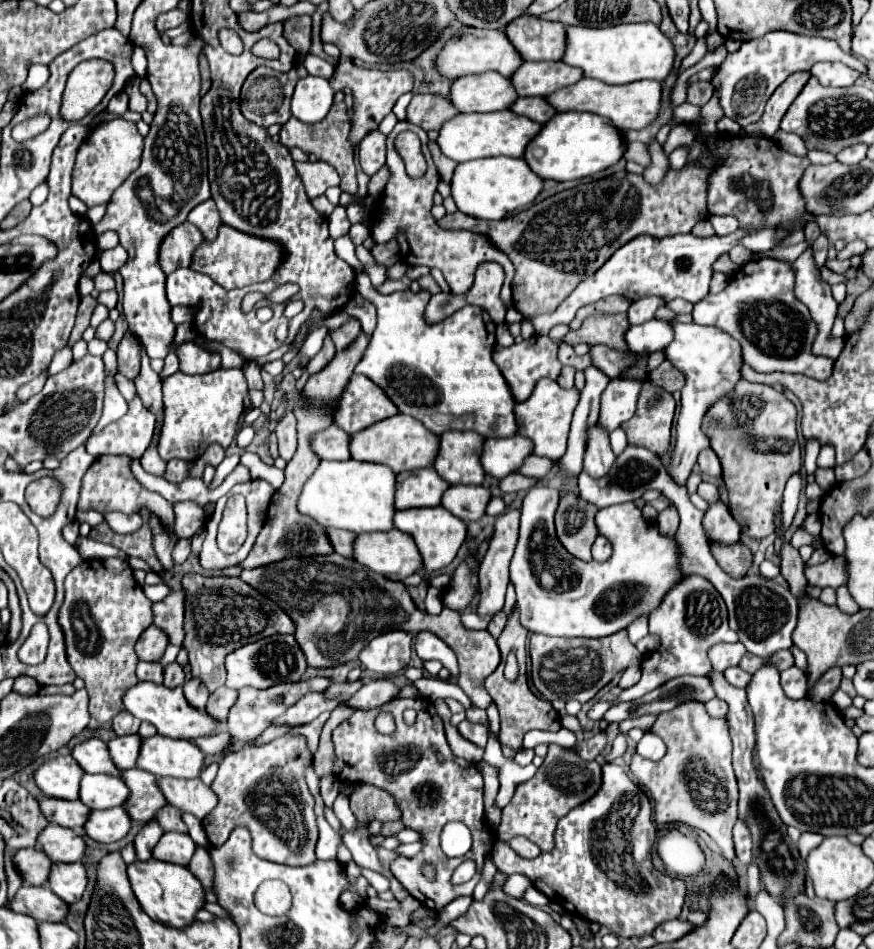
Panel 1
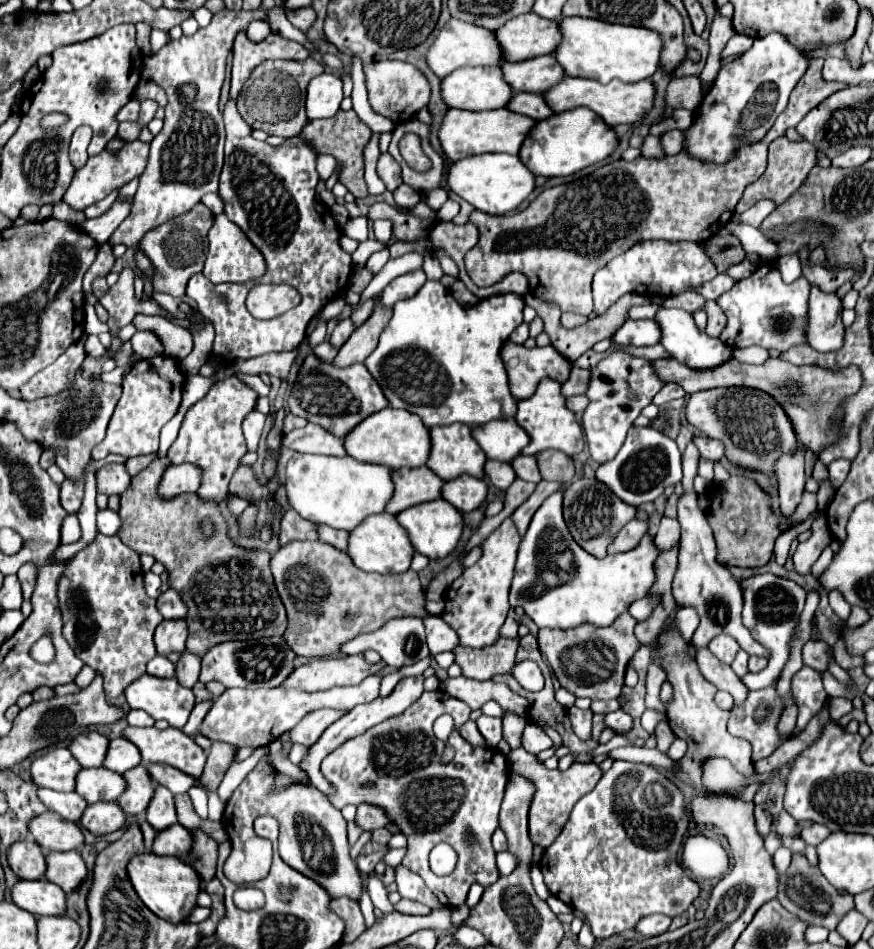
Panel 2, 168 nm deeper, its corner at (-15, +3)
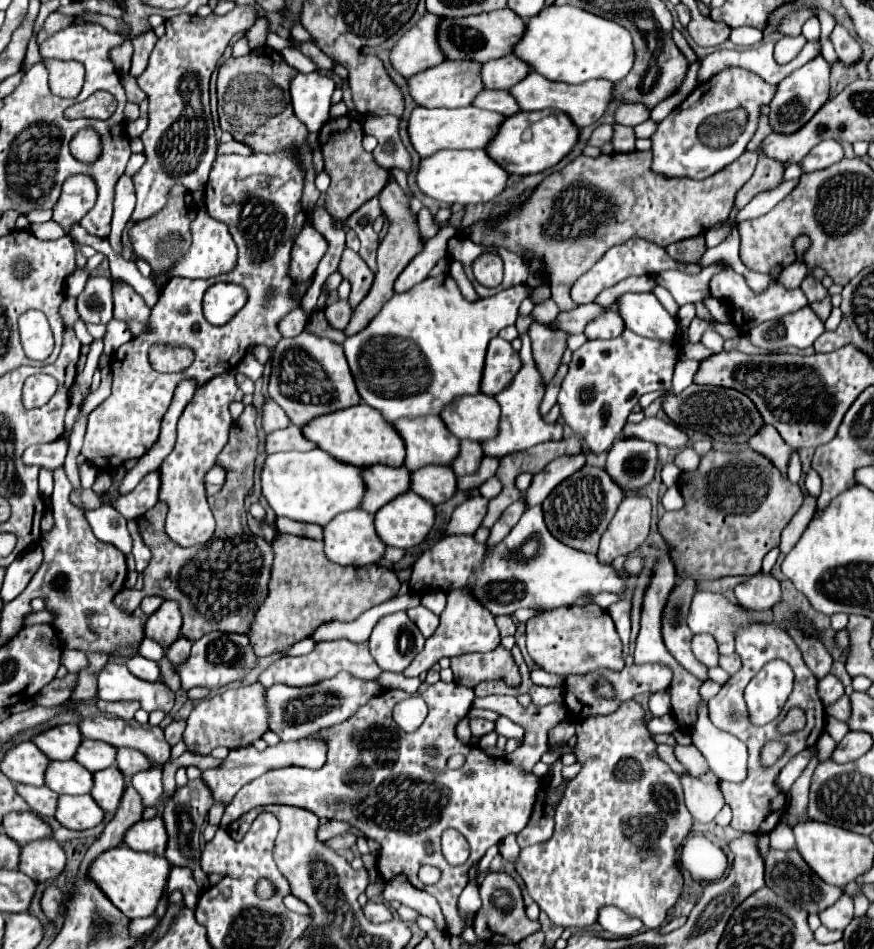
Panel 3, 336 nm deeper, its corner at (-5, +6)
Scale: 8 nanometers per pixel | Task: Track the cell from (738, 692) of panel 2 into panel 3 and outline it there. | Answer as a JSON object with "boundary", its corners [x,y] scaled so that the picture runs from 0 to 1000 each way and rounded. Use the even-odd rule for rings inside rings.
{"boundary":[[[783,609],[776,611],[771,624],[767,626],[767,632],[760,641],[760,651],[757,651],[757,670],[760,670],[760,679],[767,685],[767,689],[796,714],[801,714],[803,719],[810,717],[810,704],[794,695],[789,677],[792,677],[792,666],[785,660],[785,645],[794,626],[794,611],[792,609]]]}

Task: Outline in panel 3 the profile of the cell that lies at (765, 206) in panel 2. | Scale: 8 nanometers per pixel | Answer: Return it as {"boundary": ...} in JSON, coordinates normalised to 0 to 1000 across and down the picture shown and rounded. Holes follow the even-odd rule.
{"boundary":[[[913,188],[911,190],[902,190],[902,192],[892,194],[890,198],[883,198],[883,200],[876,200],[876,202],[865,204],[849,221],[844,221],[842,234],[851,234],[851,232],[858,232],[858,230],[870,230],[870,228],[879,226],[897,207],[904,204],[904,200],[911,194],[913,194]]]}

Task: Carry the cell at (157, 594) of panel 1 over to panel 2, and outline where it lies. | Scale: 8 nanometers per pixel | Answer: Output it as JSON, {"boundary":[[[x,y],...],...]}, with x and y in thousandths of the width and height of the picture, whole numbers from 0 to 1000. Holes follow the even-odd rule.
{"boundary":[[[174,602],[165,604],[165,621],[174,631],[178,631],[183,627],[183,608],[176,606]]]}

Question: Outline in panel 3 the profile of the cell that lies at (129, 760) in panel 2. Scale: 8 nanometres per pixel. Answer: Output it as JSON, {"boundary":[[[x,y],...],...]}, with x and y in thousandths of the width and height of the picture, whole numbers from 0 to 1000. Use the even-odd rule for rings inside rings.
{"boundary":[[[94,780],[92,788],[89,788],[89,797],[85,801],[92,803],[103,813],[119,811],[119,809],[133,805],[133,788],[114,782],[114,780]]]}

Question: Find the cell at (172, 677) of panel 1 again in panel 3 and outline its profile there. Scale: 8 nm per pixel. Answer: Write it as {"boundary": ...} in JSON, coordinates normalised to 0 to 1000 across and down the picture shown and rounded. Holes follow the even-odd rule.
{"boundary":[[[206,670],[195,683],[190,683],[190,693],[195,695],[195,700],[197,702],[211,700],[215,695],[215,691],[217,691],[217,681],[220,681],[220,677]]]}

